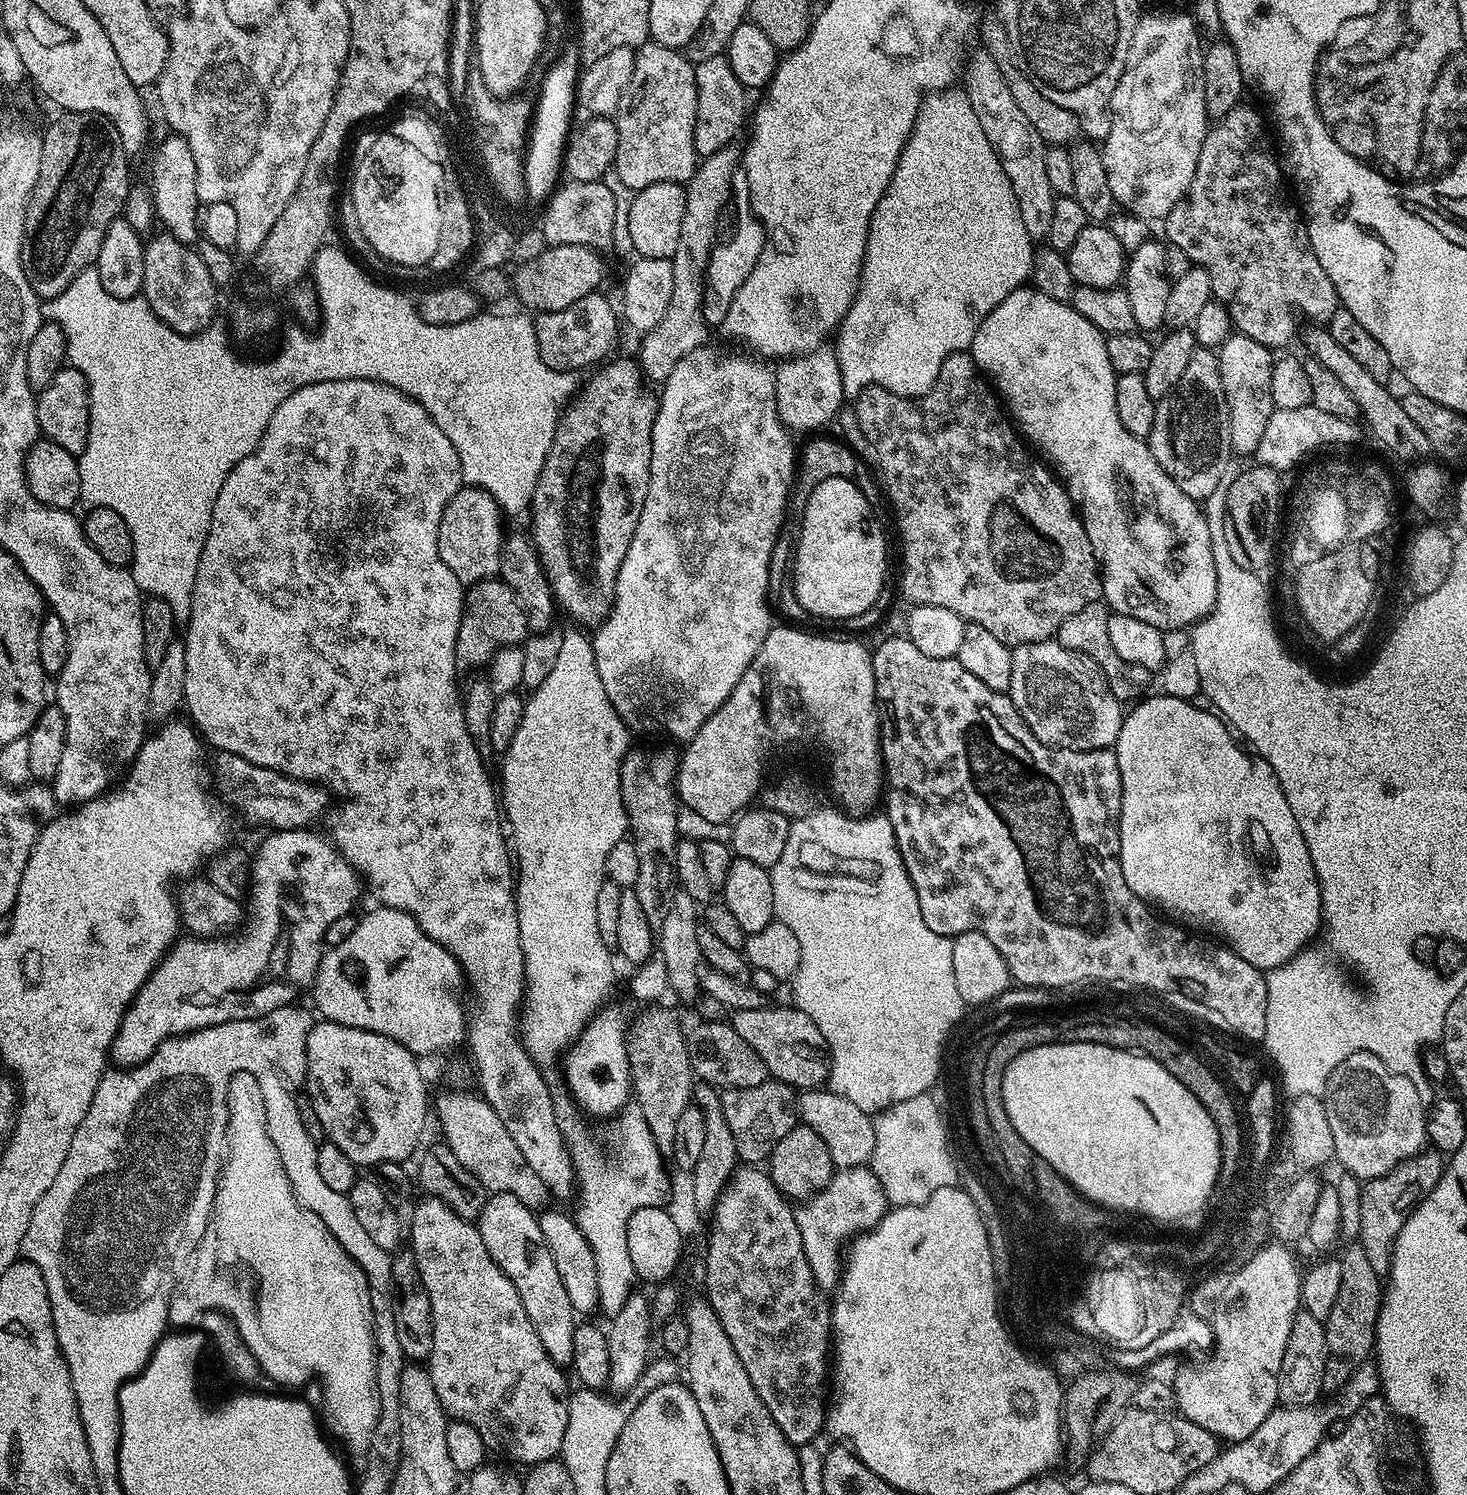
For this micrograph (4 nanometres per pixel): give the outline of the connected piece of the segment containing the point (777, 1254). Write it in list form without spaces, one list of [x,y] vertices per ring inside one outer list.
[[[737,1167],[716,1199],[716,1226],[708,1240],[708,1257],[704,1260],[706,1299],[714,1314],[718,1314],[718,1322],[722,1322],[730,1346],[734,1346],[734,1354],[738,1354],[738,1362],[746,1366],[758,1398],[762,1398],[785,1438],[793,1446],[801,1446],[810,1443],[826,1428],[824,1371],[830,1368],[832,1313],[829,1301],[820,1297],[823,1295],[812,1281],[793,1205],[784,1198],[776,1204],[781,1193],[771,1175],[763,1167],[748,1167],[752,1168]]]

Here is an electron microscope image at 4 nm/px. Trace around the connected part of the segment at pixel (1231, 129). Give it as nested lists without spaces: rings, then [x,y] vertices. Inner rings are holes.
[[[1247,102],[1239,103],[1236,108],[1230,110],[1224,117],[1217,119],[1209,127],[1206,138],[1202,142],[1202,150],[1198,154],[1198,166],[1194,170],[1194,178],[1190,182],[1188,193],[1177,202],[1174,210],[1170,210],[1170,214],[1164,217],[1162,227],[1164,227],[1165,234],[1168,235],[1168,238],[1166,238],[1168,244],[1182,246],[1182,250],[1188,255],[1189,261],[1195,267],[1204,268],[1208,272],[1206,283],[1212,288],[1212,296],[1223,304],[1228,312],[1231,327],[1241,336],[1254,338],[1254,342],[1262,342],[1262,346],[1273,350],[1286,347],[1295,336],[1297,339],[1298,333],[1301,331],[1300,316],[1305,316],[1308,322],[1327,322],[1331,320],[1334,310],[1338,307],[1334,282],[1330,282],[1330,274],[1326,274],[1326,270],[1322,270],[1322,262],[1318,262],[1318,254],[1314,254],[1314,246],[1310,242],[1305,217],[1302,215],[1301,209],[1299,212],[1292,205],[1292,200],[1288,197],[1287,190],[1284,189],[1284,176],[1280,173],[1280,164],[1276,161],[1275,154],[1272,153],[1272,144],[1268,141],[1268,132],[1264,129],[1264,120],[1260,117],[1259,110],[1251,108]],[[1232,254],[1242,256],[1248,262],[1234,262]]]

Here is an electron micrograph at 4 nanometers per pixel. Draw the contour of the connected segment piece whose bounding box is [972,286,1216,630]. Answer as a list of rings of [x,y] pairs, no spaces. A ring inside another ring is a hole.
[[[1031,286],[1014,290],[1006,298],[1002,298],[1002,302],[998,302],[998,306],[994,306],[988,315],[990,319],[987,320],[986,325],[979,328],[978,334],[974,334],[972,342],[974,362],[978,366],[985,365],[993,371],[1000,380],[1000,388],[1008,392],[1008,400],[1012,400],[1012,408],[1016,408],[1016,416],[1020,416],[1020,424],[1024,424],[1028,433],[1033,435],[1032,441],[1042,447],[1044,452],[1048,452],[1048,456],[1052,456],[1056,464],[1060,464],[1060,472],[1064,472],[1064,476],[1068,479],[1072,496],[1076,496],[1080,508],[1084,508],[1084,520],[1088,520],[1094,554],[1097,555],[1097,560],[1104,561],[1106,566],[1106,590],[1102,596],[1109,609],[1121,616],[1142,618],[1142,622],[1150,622],[1150,626],[1161,630],[1184,627],[1187,629],[1203,620],[1216,608],[1216,563],[1214,554],[1210,550],[1210,530],[1206,526],[1206,518],[1201,505],[1190,499],[1154,458],[1149,441],[1130,434],[1130,430],[1122,426],[1122,418],[1118,418],[1118,410],[1114,402],[1114,373],[1110,366],[1110,357],[1106,354],[1105,333],[1100,332],[1098,326],[1094,326],[1086,318],[1082,318],[1082,314],[1078,314],[1078,310],[1074,310],[1071,303],[1046,298],[1046,294]]]

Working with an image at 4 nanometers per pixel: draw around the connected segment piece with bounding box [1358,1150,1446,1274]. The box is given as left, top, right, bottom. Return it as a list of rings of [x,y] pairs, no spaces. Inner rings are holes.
[[[1421,1150],[1417,1156],[1396,1164],[1394,1170],[1373,1180],[1365,1180],[1361,1190],[1361,1230],[1358,1242],[1370,1258],[1370,1266],[1378,1273],[1387,1273],[1392,1265],[1392,1247],[1406,1222],[1408,1215],[1417,1204],[1438,1186],[1444,1173],[1445,1157],[1435,1150]]]

